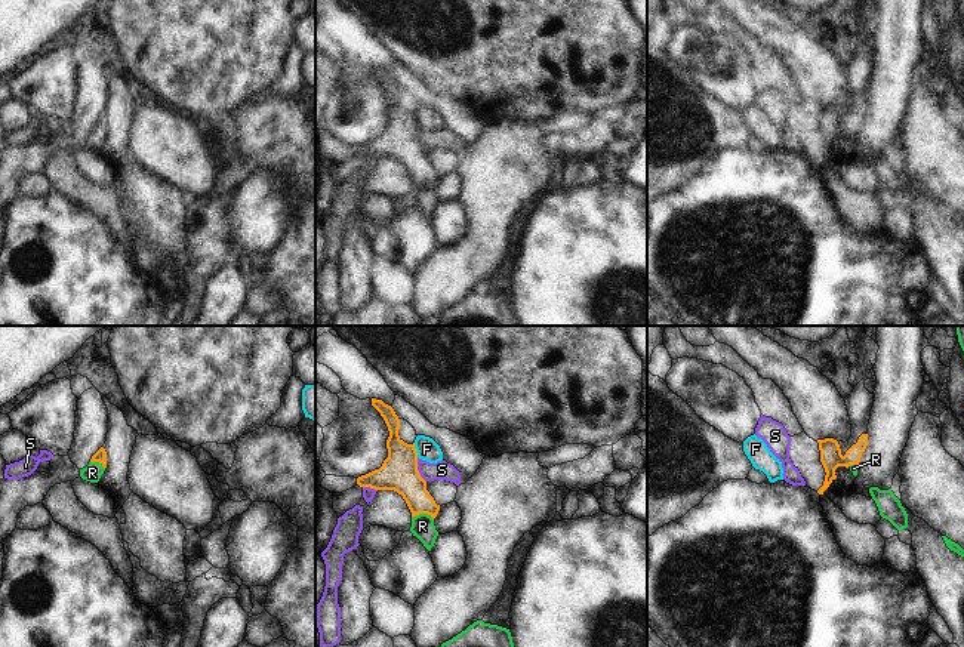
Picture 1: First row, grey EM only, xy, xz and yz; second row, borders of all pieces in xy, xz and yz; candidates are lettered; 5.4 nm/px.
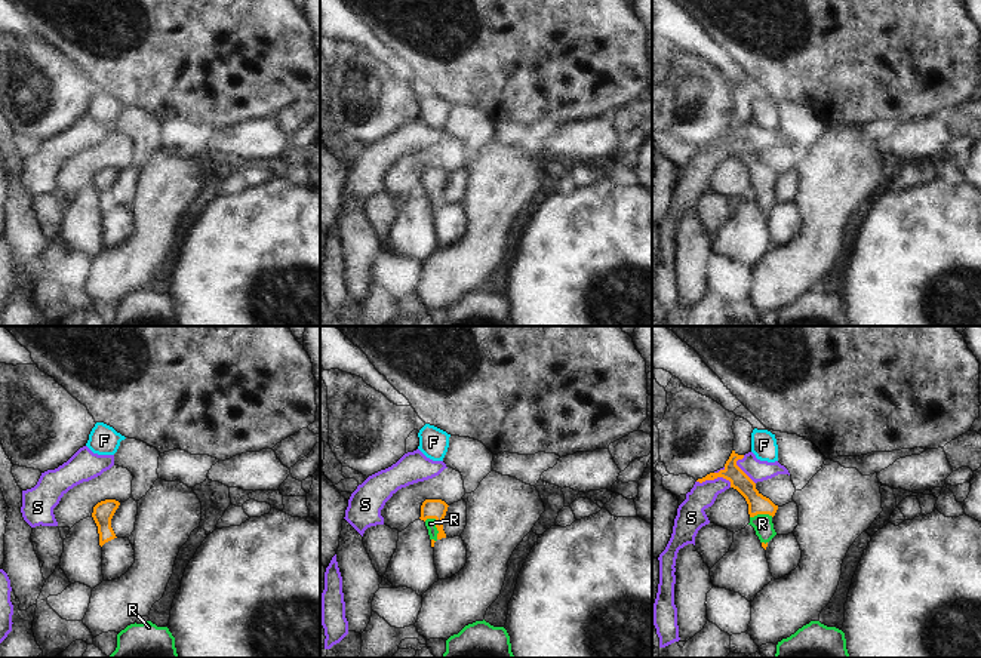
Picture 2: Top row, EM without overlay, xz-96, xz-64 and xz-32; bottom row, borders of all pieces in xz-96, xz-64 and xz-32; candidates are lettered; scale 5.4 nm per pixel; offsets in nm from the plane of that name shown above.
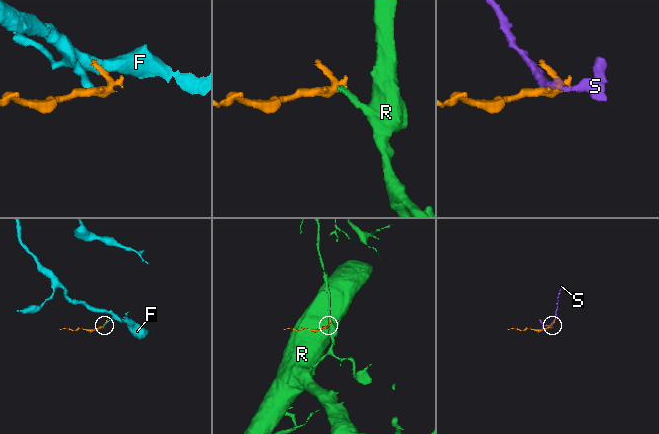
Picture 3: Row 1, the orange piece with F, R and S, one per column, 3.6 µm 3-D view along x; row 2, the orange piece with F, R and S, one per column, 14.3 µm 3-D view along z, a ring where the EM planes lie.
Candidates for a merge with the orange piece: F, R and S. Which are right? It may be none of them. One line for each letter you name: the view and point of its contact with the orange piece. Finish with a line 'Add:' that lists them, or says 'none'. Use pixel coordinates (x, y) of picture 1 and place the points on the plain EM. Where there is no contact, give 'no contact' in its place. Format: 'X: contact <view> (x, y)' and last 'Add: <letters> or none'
R: contact xz (424, 181)
Add: R

